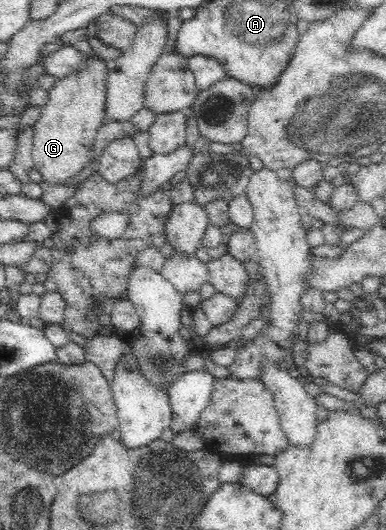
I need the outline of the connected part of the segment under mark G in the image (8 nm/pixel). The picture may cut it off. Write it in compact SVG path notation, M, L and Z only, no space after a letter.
M84 55L81 67L68 76L56 79L49 88L47 103L41 107L41 115L33 124L33 149L31 150L33 166L40 170L42 181L52 185L63 185L65 181L78 174L89 161L89 154L94 144L98 128L102 126L106 114L106 63L100 56Z

